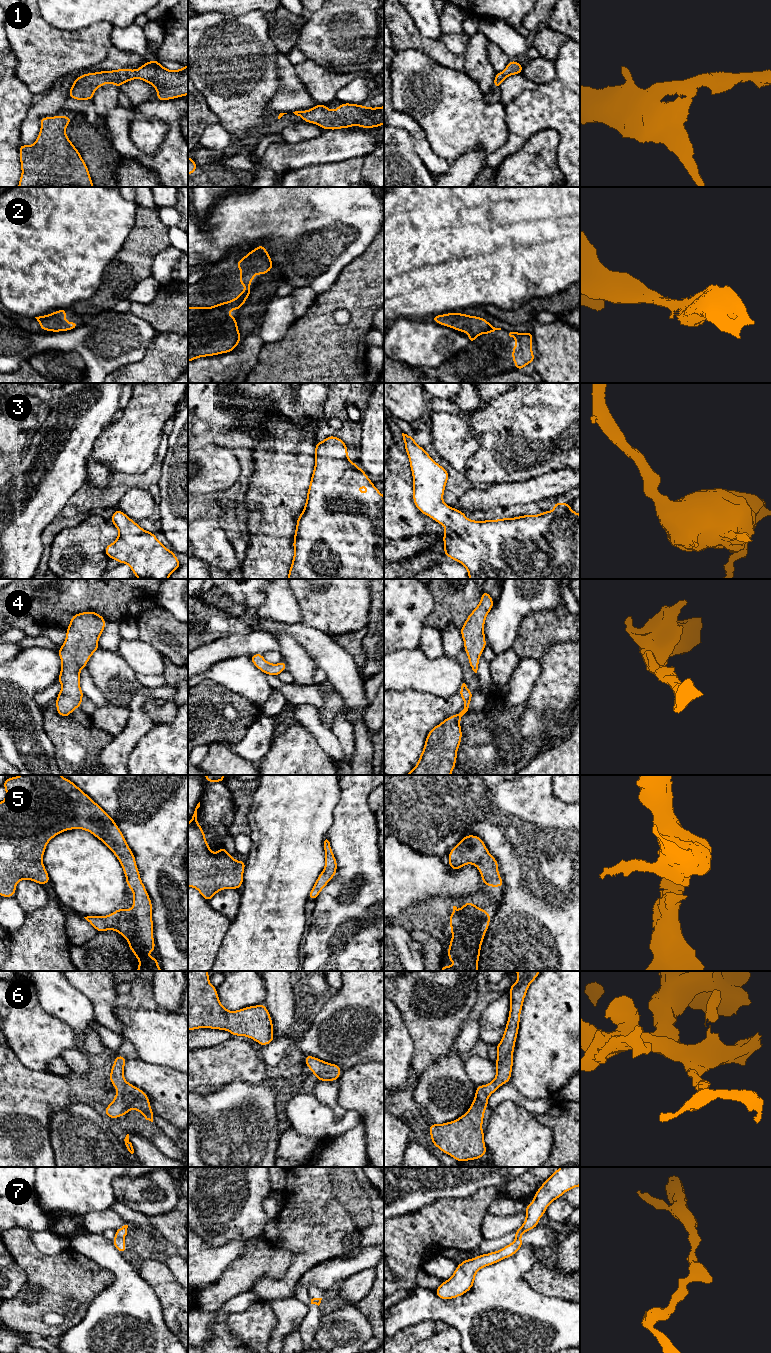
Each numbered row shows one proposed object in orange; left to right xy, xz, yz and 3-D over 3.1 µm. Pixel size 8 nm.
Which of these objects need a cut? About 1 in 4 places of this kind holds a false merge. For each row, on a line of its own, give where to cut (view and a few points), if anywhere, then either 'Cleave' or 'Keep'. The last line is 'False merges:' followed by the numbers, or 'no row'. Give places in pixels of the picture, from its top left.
1: No split. Keep
2: No split. Keep
3: No split. Keep
4: No split. Keep
5: No split. Keep
6: No split. Keep
7: No split. Keep
False merges: no row

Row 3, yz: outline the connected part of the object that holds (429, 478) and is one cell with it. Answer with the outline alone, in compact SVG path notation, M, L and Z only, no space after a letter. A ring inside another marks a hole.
M402 433L405 443L405 451L408 455L410 468L413 476L413 502L418 510L426 516L429 516L437 523L443 525L446 529L443 534L444 555L452 558L454 561L461 563L466 567L469 579L580 579L580 514L574 512L570 504L564 502L555 502L552 511L543 511L537 515L522 515L513 518L501 518L496 520L475 521L469 520L465 513L448 506L443 501L443 494L447 484L449 474L447 470L436 463L424 448L420 447L415 441L414 437Z

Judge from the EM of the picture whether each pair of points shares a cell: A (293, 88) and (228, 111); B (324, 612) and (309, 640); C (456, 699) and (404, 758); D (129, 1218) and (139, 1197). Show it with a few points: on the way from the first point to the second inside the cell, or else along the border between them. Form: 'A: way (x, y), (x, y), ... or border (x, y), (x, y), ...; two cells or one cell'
A: border (278, 72), (281, 88), (269, 104), (277, 113); two cells
B: border (302, 623), (319, 629), (331, 637); two cells
C: way (437, 703), (434, 703), (404, 733), (404, 739); one cell
D: border (115, 1199), (147, 1216); two cells

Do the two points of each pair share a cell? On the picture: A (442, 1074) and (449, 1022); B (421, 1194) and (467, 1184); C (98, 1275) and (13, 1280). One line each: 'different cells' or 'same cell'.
A: different cells
B: same cell
C: different cells

